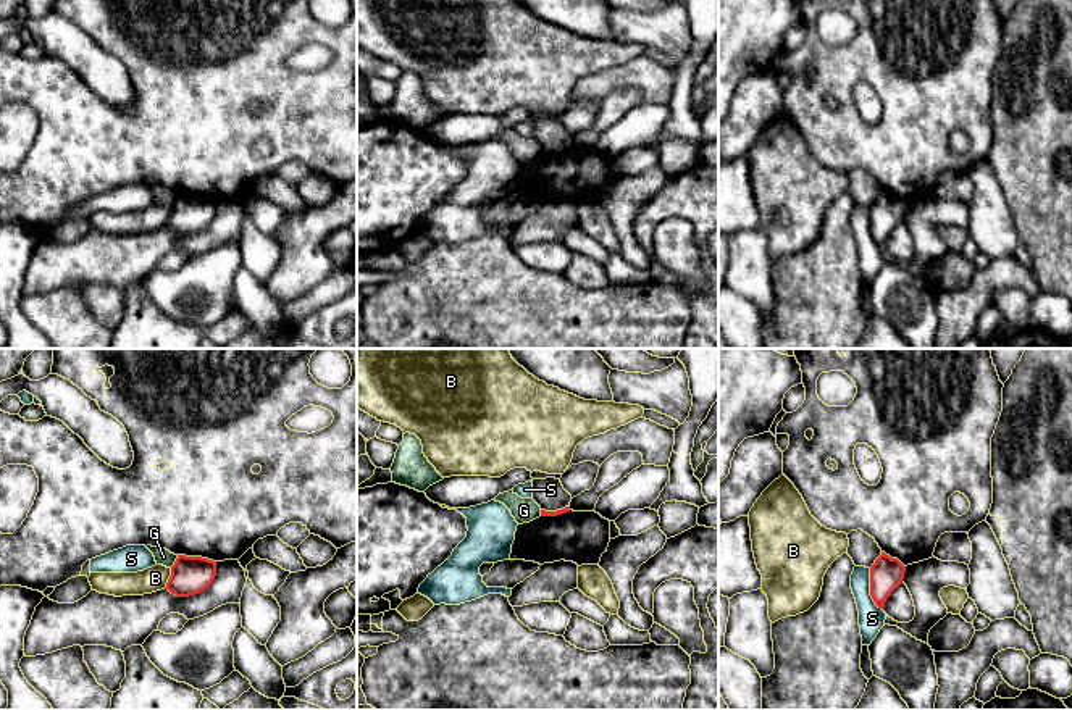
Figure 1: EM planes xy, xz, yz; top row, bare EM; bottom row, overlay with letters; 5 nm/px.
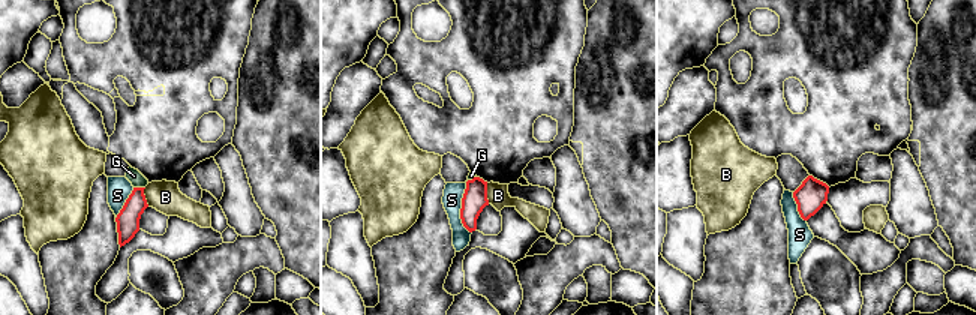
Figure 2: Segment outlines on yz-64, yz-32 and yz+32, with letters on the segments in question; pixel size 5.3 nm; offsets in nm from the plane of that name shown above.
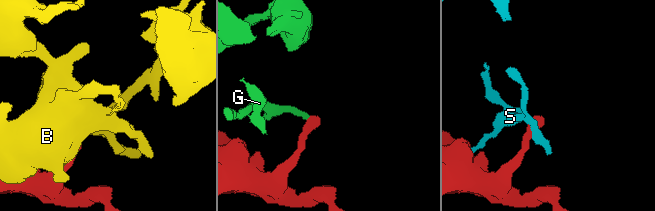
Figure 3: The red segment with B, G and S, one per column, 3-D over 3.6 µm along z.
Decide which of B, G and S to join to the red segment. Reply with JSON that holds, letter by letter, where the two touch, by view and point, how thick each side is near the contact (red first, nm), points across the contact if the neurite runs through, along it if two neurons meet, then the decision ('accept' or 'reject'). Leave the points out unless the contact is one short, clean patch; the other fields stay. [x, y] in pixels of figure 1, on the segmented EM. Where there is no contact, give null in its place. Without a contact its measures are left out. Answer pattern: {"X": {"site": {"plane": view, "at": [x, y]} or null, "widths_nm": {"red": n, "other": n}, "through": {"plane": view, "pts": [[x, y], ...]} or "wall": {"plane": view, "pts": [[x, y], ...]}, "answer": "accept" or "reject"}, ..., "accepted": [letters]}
{"B": {"site": {"plane": "xy", "at": [170, 578]}, "widths_nm": {"red": 190, "other": 120}, "answer": "reject"}, "G": {"site": {"plane": "xy", "at": [175, 562]}, "widths_nm": {"red": 190, "other": 80}, "wall": {"plane": "xy", "pts": [[178, 555], [170, 567]]}, "answer": "reject"}, "S": {"site": {"plane": "yz", "at": [870, 589]}, "widths_nm": {"red": 170, "other": 130}, "answer": "reject"}, "accepted": []}

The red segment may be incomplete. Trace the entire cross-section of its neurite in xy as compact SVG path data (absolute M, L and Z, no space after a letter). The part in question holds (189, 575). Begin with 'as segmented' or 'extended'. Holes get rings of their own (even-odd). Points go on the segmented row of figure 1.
as segmented; M178 555L166 587L176 597L205 591L216 576L216 562L202 557Z

